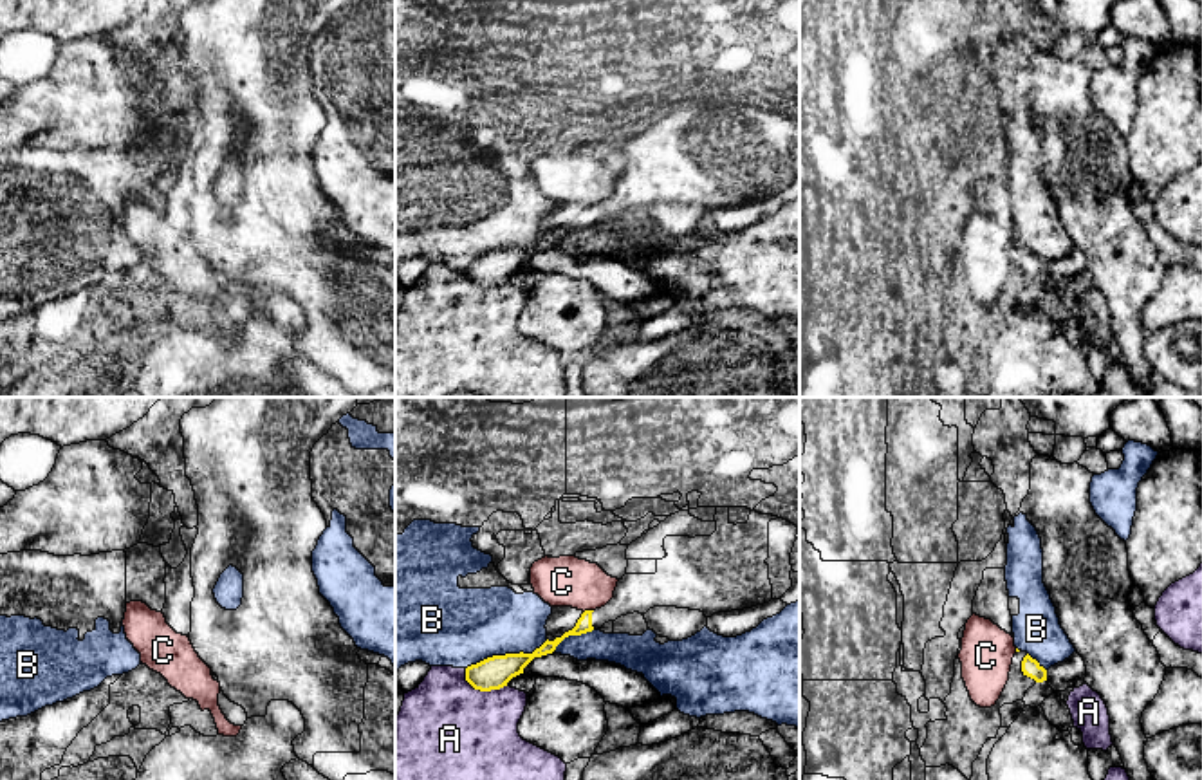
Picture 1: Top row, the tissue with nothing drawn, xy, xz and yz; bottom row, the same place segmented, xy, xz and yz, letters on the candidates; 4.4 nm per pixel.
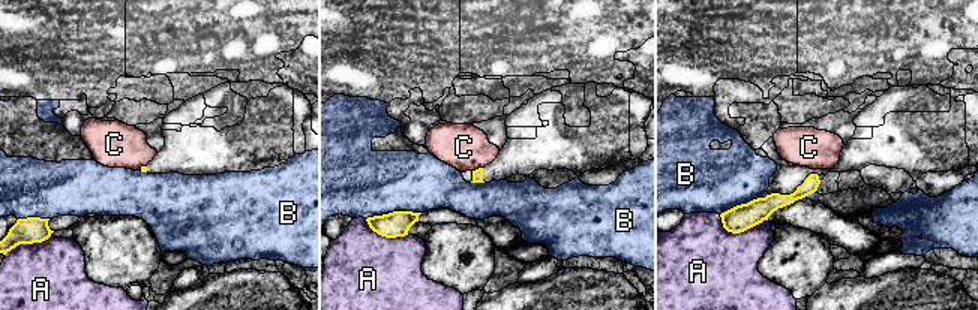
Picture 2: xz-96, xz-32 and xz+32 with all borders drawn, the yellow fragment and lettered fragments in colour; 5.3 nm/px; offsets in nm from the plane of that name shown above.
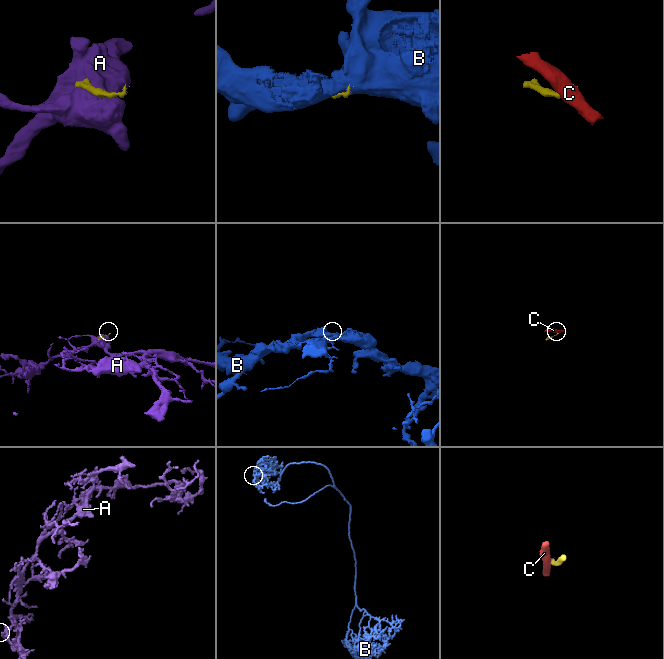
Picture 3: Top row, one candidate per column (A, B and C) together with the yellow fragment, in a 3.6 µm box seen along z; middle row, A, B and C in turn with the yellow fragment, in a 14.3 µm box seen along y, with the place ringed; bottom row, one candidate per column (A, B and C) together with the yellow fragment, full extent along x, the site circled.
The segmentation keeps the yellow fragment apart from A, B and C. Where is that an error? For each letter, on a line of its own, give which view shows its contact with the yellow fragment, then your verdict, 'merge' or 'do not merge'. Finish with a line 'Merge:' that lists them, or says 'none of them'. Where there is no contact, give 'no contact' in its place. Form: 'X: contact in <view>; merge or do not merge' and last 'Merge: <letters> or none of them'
A: contact in xz; do not merge
B: contact in xz; do not merge
C: contact in xz; do not merge
Merge: none of them

